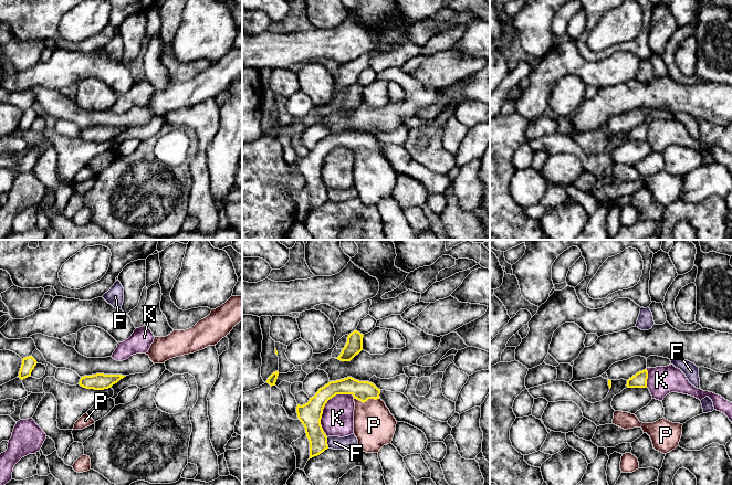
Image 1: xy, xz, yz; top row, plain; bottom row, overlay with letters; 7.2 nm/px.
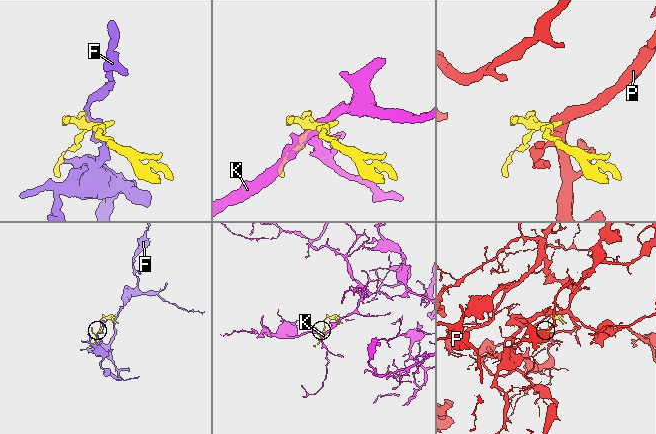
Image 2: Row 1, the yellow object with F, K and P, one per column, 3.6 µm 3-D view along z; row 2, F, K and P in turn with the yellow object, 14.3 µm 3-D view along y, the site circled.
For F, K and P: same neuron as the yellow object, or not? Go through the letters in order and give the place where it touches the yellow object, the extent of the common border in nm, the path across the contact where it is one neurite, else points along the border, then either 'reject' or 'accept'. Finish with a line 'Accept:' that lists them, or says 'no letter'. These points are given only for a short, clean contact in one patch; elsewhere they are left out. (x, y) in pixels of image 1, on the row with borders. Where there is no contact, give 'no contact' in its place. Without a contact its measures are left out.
F: xz (326, 443) | 80 nm | along xz (326, 438), (328, 447) | reject
K: xz (324, 406) | 380 nm | reject
P: xz (366, 400) | 190 nm | across xz (362, 390), (366, 394), (366, 400), (374, 425) | accept
Accept: P

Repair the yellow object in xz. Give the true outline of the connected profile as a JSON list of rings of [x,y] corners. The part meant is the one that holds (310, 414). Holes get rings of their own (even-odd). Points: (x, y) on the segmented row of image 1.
[[[347,377],[330,381],[307,403],[296,407],[297,418],[310,442],[310,458],[328,449],[321,419],[325,404],[336,394],[354,397],[354,434],[364,452],[378,453],[384,445],[391,443],[397,421],[380,399],[380,389],[372,382]]]

